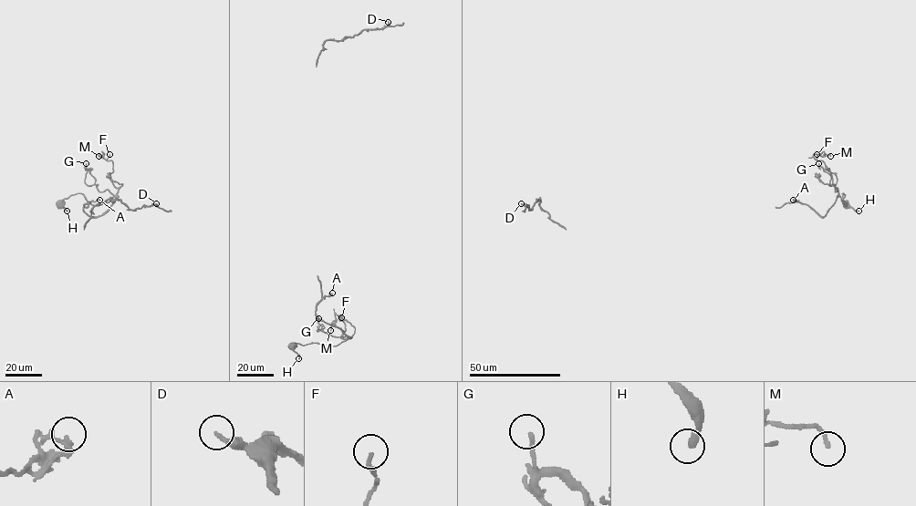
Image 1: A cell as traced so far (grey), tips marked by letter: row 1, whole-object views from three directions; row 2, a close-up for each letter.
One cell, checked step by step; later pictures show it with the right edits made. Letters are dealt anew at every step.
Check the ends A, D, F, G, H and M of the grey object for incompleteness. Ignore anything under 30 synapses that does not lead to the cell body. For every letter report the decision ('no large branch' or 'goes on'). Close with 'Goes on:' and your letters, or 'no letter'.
A: no large branch
D: no large branch
F: no large branch
G: no large branch
H: no large branch
M: no large branch
Goes on: no letter

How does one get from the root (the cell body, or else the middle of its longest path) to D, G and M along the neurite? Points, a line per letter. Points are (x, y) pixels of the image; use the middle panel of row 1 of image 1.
D: (291, 345), (336, 345), (347, 338), (316, 313), (322, 298), (317, 61), (327, 40), (382, 29), (388, 22)
G: (291, 345), (314, 343), (336, 345), (347, 339), (317, 331), (318, 318)
M: (291, 345), (314, 343), (336, 345), (350, 337), (343, 336), (345, 324), (336, 313), (330, 330)

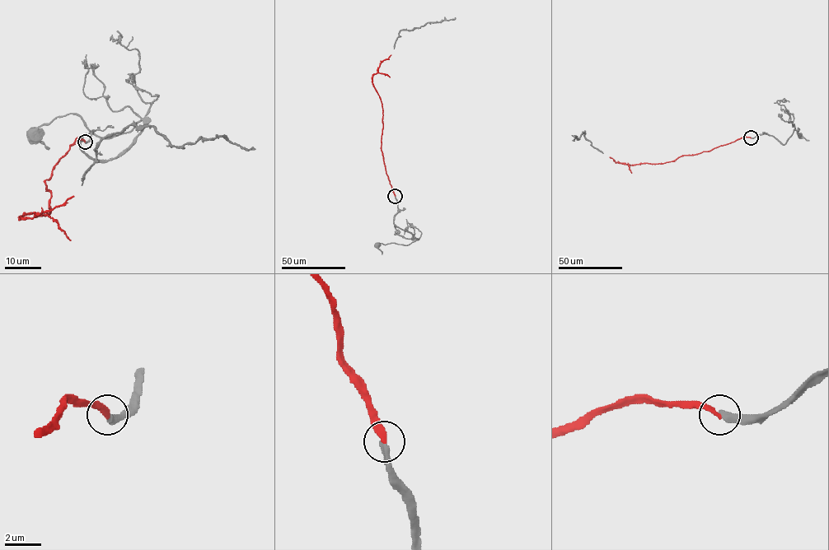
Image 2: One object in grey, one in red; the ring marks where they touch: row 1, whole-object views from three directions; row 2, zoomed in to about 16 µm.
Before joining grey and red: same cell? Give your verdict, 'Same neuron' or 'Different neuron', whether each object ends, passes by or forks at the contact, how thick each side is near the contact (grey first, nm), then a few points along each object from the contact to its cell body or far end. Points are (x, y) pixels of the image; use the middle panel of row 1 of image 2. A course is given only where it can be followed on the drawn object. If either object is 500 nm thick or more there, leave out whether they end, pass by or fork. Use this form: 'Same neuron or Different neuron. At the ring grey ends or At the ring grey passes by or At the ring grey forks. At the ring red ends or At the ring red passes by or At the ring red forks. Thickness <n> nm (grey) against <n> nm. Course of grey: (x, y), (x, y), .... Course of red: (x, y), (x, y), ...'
Same neuron. At the ring grey ends. At the ring red ends. Thickness 360 nm (grey) against 300 nm. Course of grey: (395, 196), (398, 212), (393, 223), (409, 232), (416, 240), (407, 245), (394, 243), (376, 245). Course of red: (395, 196), (381, 148), (381, 102), (372, 81), (380, 63), (391, 54)

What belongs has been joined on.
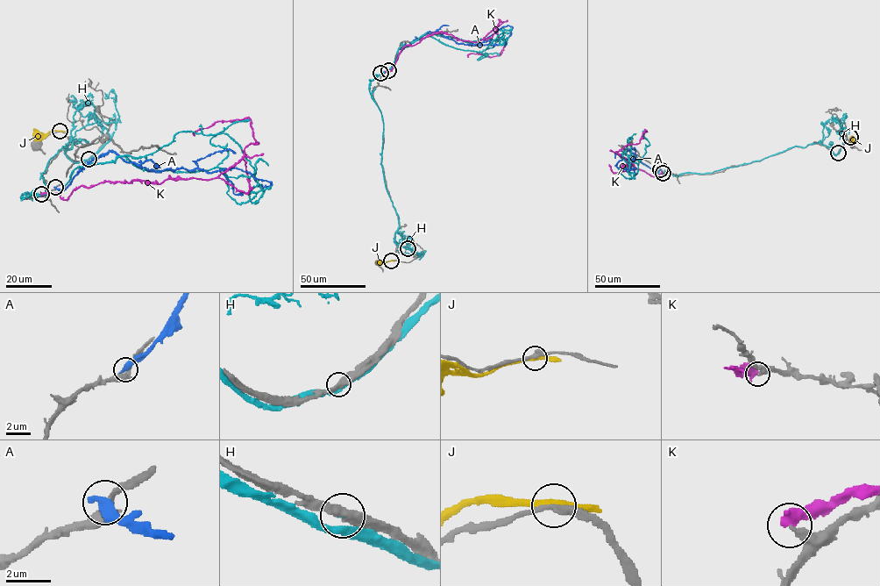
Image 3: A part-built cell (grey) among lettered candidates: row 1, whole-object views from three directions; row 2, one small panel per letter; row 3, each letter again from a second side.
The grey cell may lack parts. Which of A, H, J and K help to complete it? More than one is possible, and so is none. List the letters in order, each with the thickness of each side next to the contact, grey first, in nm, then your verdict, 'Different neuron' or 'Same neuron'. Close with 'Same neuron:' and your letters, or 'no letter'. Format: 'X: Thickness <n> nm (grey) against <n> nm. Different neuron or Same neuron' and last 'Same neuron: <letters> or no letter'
A: Thickness 340 nm (grey) against 550 nm. Different neuron
H: Thickness 420 nm (grey) against 240 nm. Different neuron
J: Thickness 280 nm (grey) against 280 nm. Different neuron
K: Thickness 320 nm (grey) against 600 nm. Different neuron
Same neuron: no letter

